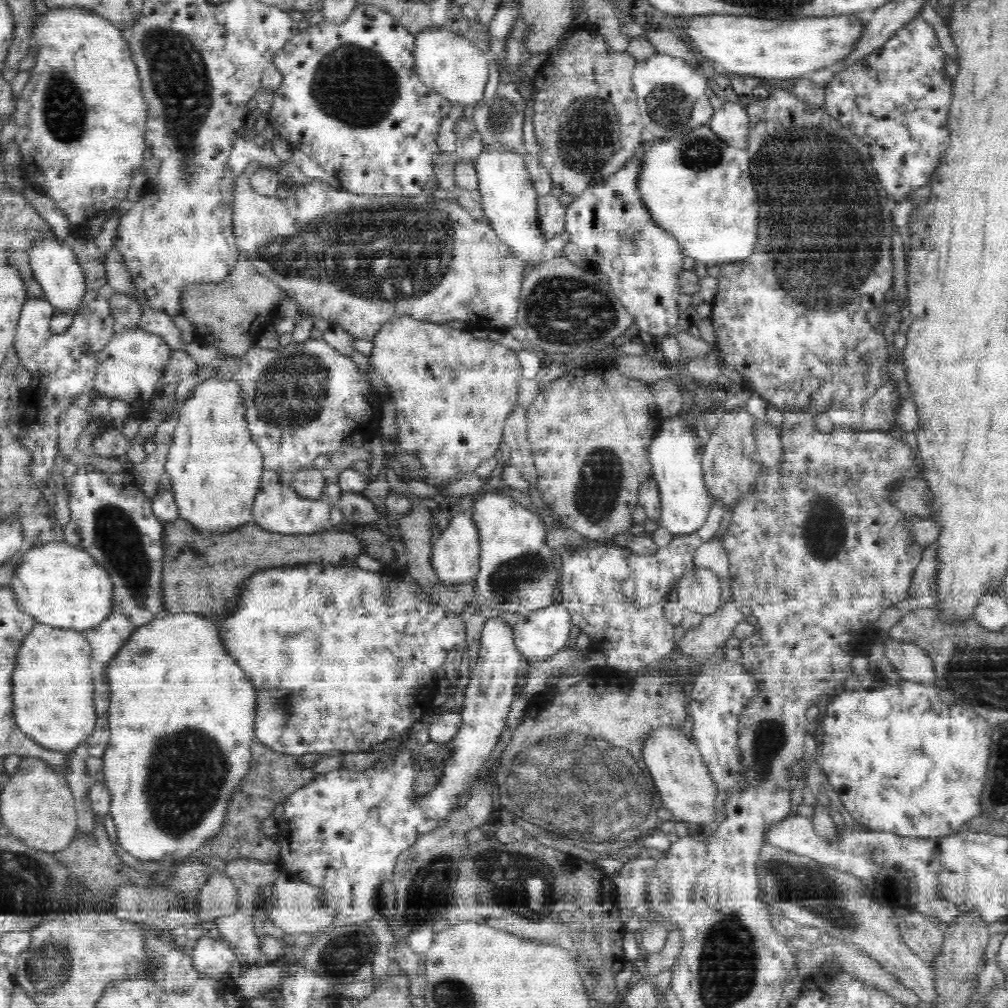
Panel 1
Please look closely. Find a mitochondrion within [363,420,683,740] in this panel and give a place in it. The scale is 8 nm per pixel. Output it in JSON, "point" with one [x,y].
{"point":[600,481]}

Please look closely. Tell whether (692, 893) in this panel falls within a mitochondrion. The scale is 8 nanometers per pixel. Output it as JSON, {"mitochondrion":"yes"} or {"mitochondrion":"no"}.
{"mitochondrion":"no"}

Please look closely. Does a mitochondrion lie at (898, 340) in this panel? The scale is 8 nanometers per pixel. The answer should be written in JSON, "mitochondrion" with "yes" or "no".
{"mitochondrion":"no"}

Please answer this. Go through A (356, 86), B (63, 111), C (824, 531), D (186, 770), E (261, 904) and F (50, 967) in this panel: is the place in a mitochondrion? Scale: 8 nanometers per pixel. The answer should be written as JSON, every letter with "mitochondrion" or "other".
{"A":"mitochondrion","B":"mitochondrion","C":"mitochondrion","D":"mitochondrion","E":"other","F":"mitochondrion"}

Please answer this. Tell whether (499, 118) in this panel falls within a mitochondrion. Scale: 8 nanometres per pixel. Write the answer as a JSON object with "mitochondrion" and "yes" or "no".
{"mitochondrion":"yes"}

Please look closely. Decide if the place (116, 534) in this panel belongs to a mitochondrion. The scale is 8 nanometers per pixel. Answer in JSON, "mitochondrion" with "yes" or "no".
{"mitochondrion":"yes"}

